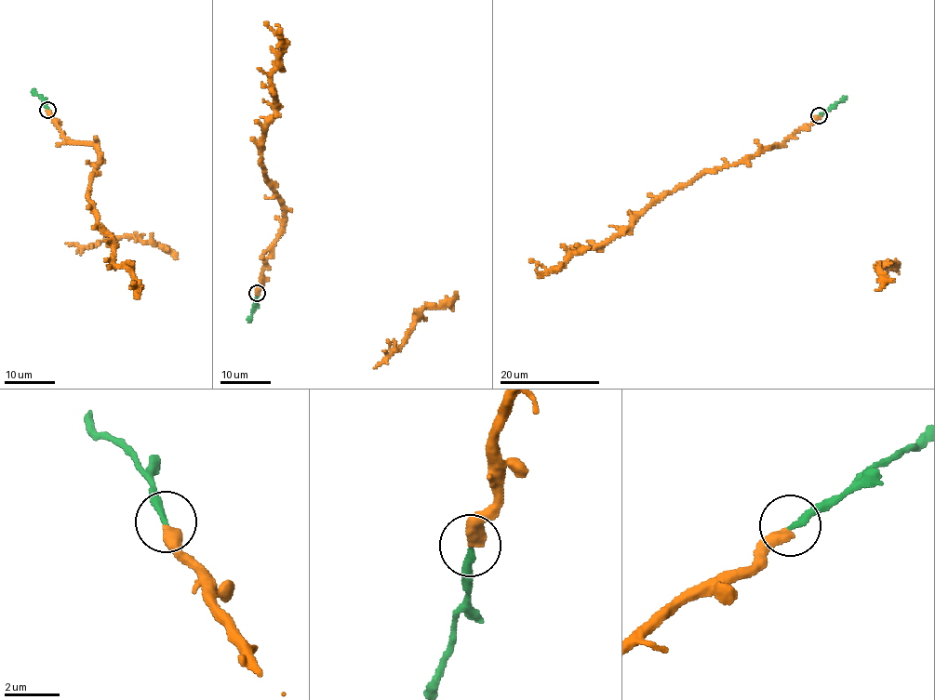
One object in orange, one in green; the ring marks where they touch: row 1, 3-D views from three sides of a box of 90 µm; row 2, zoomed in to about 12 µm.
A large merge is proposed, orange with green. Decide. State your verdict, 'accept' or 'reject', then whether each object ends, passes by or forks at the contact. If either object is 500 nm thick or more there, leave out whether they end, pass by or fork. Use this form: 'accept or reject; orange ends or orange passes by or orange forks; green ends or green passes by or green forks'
accept; orange ends; green ends

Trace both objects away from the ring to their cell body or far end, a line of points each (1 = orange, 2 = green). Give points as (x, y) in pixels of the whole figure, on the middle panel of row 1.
1: (258, 294), (284, 208), (260, 159), (264, 131), (276, 104), (271, 72), (283, 46), (263, 21)
2: (257, 293), (249, 321)

